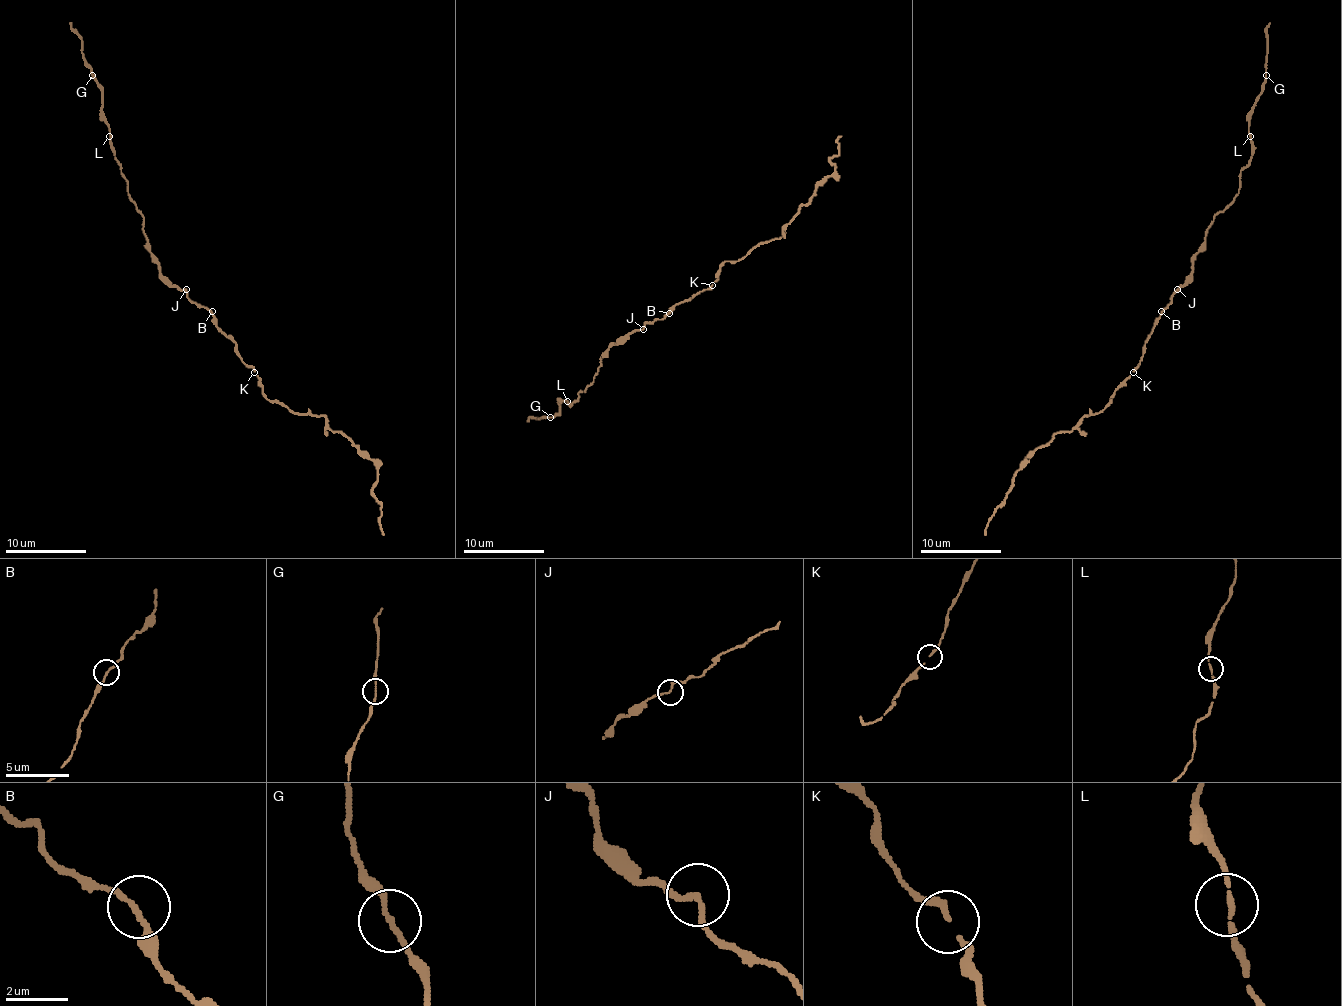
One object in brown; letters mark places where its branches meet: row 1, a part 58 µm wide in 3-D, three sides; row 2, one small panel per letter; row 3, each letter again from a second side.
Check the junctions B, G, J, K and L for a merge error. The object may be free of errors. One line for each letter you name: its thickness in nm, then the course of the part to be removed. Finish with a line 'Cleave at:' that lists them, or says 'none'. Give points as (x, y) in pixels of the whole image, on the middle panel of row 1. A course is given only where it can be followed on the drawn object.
Cleave at: none

